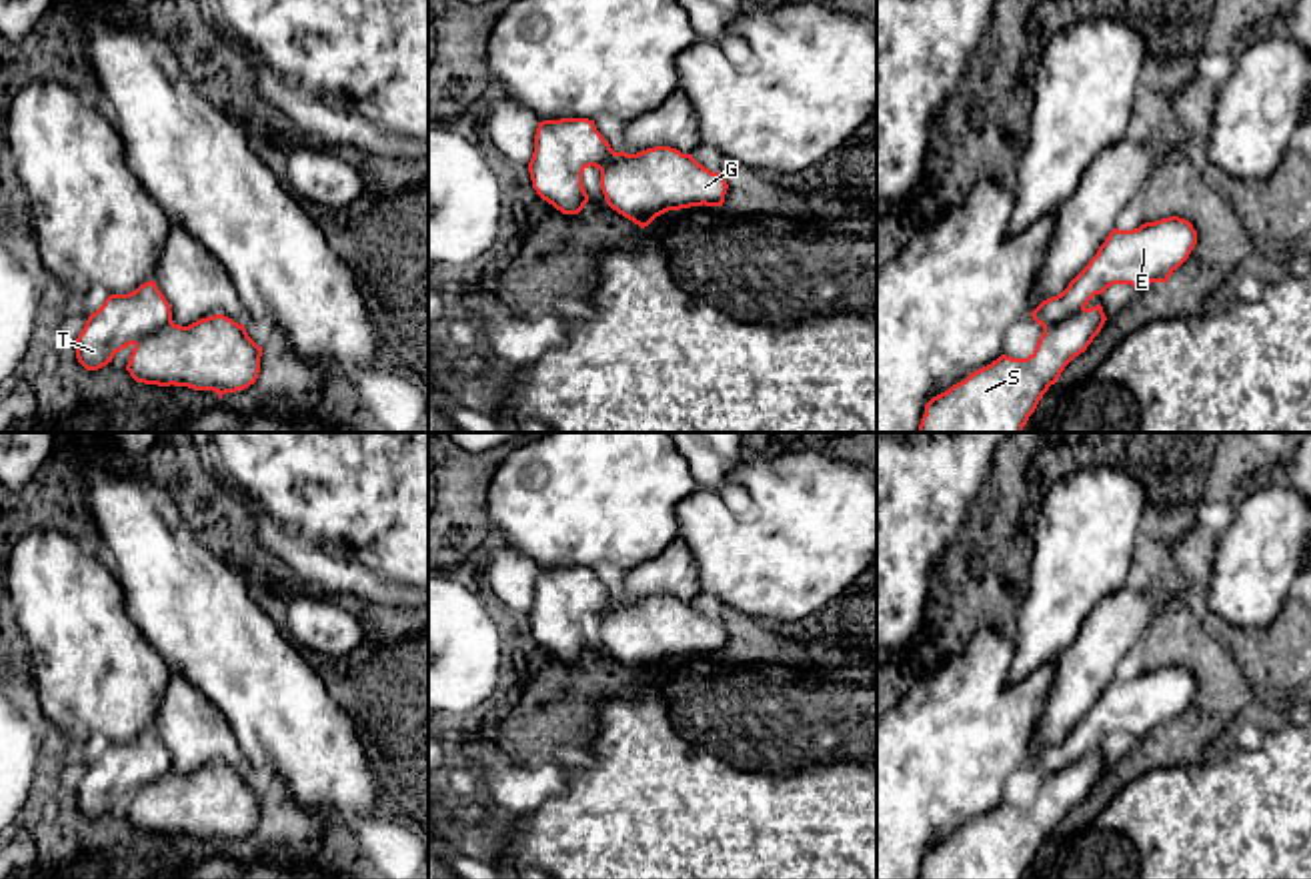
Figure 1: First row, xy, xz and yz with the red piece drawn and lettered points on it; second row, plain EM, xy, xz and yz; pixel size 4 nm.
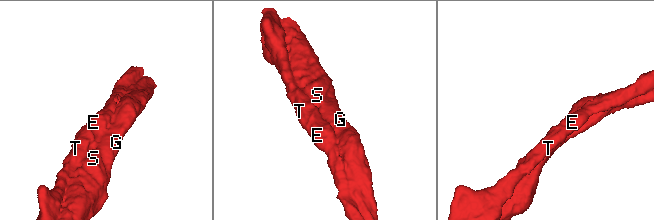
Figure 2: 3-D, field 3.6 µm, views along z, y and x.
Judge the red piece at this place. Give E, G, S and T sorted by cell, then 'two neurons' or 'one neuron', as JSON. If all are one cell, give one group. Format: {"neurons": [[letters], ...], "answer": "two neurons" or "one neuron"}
{"neurons": [["E", "G", "S", "T"]], "answer": "one neuron"}

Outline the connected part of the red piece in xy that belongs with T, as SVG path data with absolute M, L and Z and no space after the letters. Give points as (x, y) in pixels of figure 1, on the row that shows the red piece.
M154 280L140 284L128 294L110 294L88 316L78 334L76 358L86 370L98 370L130 344L134 348L126 370L136 382L144 384L214 390L222 398L226 392L254 384L260 372L262 346L248 336L244 324L224 314L206 316L188 326L174 324L170 304Z

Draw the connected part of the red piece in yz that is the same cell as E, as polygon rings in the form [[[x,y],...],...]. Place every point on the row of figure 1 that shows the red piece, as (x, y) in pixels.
[[[1179,216],[1145,222],[1133,230],[1113,228],[1089,264],[1069,282],[1069,286],[1033,312],[1033,320],[1043,326],[1035,350],[1027,358],[1001,354],[991,364],[971,372],[965,380],[933,396],[925,404],[919,432],[1023,432],[1039,400],[1055,384],[1065,366],[1087,350],[1101,332],[1107,316],[1103,306],[1087,306],[1095,294],[1103,294],[1113,284],[1131,284],[1143,290],[1151,282],[1167,282],[1169,276],[1189,258],[1197,244],[1197,230]]]

